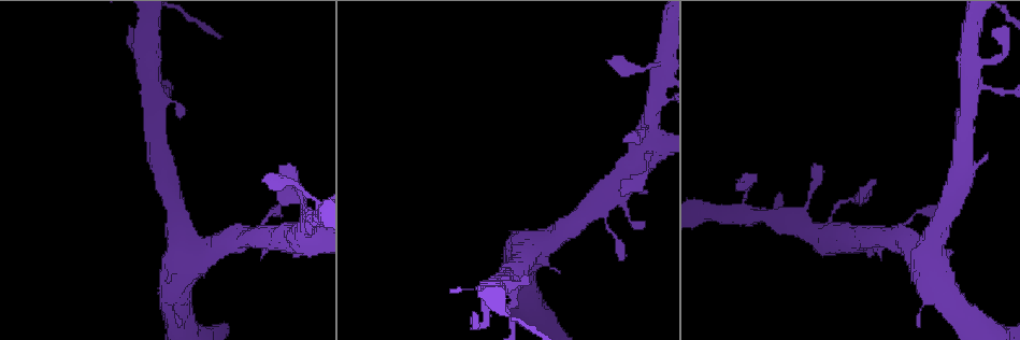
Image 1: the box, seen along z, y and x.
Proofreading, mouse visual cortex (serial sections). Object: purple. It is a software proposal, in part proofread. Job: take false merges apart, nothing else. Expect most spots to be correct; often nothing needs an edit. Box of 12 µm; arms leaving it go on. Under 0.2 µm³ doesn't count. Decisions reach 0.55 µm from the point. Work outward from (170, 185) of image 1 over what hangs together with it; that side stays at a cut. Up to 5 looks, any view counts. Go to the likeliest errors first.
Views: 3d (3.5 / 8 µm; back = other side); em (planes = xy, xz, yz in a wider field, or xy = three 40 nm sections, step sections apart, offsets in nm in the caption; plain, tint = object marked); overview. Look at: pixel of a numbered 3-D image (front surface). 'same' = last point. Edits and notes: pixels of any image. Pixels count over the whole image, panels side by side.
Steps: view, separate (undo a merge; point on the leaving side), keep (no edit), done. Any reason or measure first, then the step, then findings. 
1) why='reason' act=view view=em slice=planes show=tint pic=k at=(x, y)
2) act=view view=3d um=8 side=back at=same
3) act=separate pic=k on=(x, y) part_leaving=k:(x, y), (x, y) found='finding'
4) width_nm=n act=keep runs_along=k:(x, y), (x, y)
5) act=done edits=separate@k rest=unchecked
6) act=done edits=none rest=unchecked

why='thick turns thin' act=view view=3d um=3.5 pic=1 at=(650, 133)

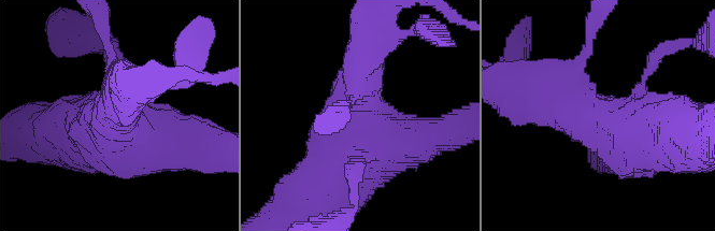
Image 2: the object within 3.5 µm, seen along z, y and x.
why='now the EM' act=view view=em slice=xy step=5 show=tint pic=2 at=(596, 120)

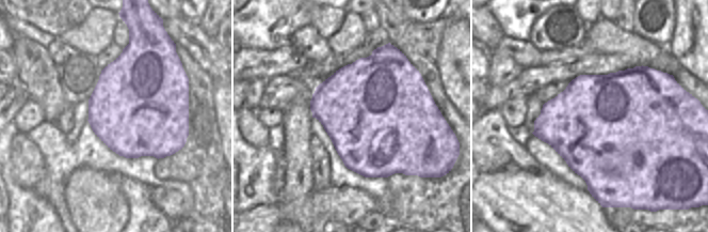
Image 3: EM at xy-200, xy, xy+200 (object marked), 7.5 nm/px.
act=view view=em slice=xy step=3 show=tint at=same

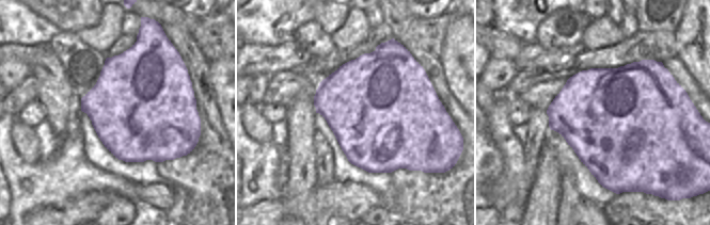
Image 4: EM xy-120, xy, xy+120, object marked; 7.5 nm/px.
act=keep found='all the same cell'

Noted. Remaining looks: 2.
why='sudden change in width' act=view view=3d um=3.5 pic=1 at=(980, 88)

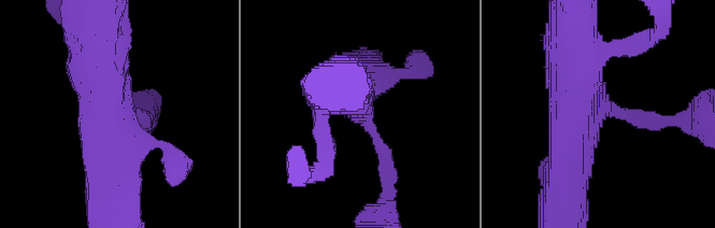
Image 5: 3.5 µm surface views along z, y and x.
why='need the tissue' act=view view=em slice=xy step=1 show=tint pic=5 at=(368, 116)

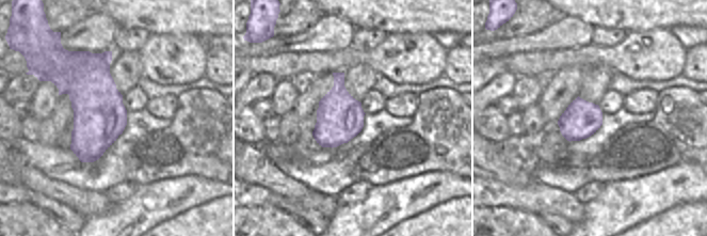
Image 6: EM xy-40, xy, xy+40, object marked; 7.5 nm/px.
act=keep runs_along=5:(572, 153), (574, 116), (594, 105), (666, 119) found='continuous, no second cell'

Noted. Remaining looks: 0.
act=done edits=none rest=unchecked

